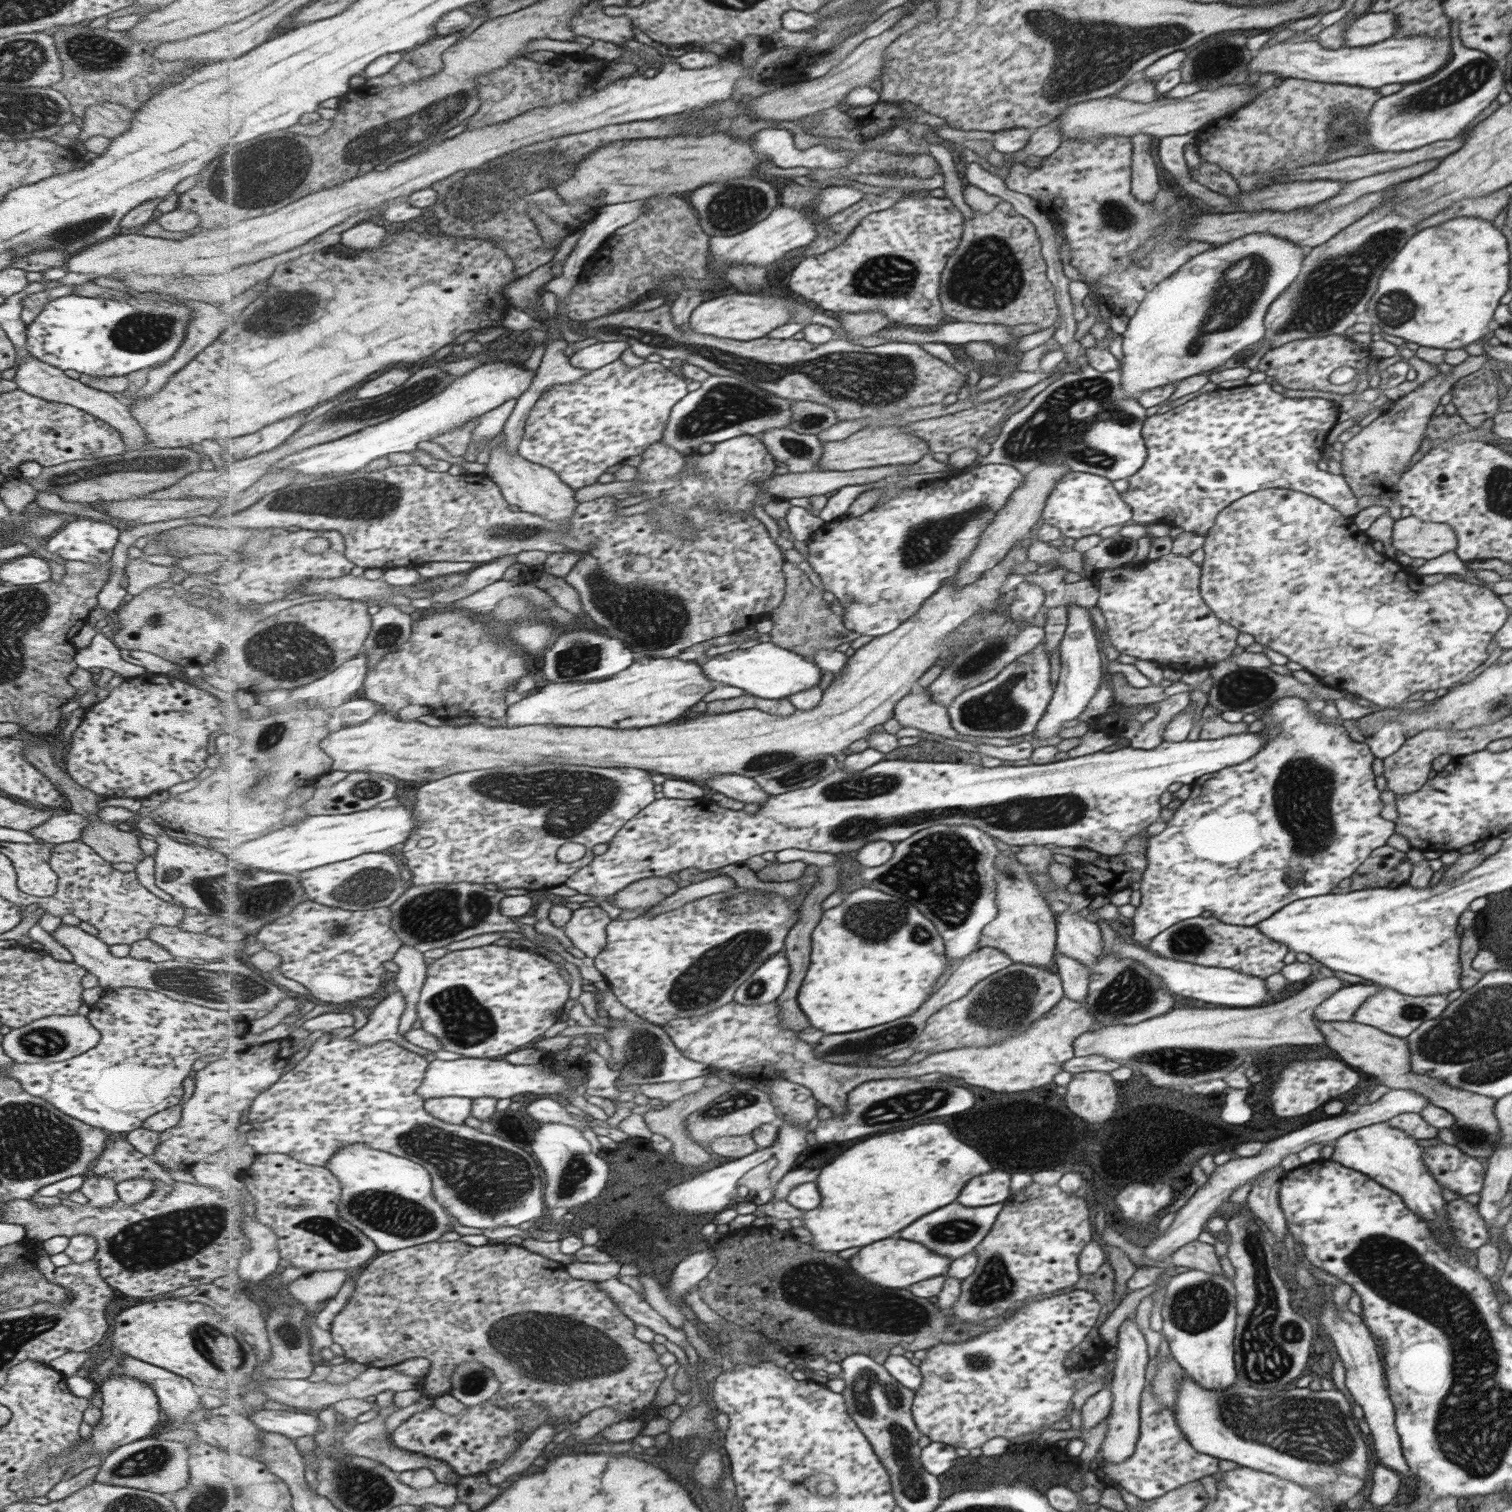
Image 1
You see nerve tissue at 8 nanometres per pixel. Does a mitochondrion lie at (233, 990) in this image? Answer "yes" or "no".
yes

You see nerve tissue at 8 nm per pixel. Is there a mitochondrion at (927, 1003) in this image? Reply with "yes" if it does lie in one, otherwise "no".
no

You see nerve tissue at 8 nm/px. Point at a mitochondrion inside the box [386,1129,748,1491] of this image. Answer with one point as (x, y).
(557, 1359)

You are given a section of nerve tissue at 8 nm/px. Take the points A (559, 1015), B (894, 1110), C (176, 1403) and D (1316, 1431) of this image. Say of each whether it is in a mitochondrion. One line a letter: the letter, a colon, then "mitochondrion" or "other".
A: other
B: mitochondrion
C: other
D: mitochondrion

